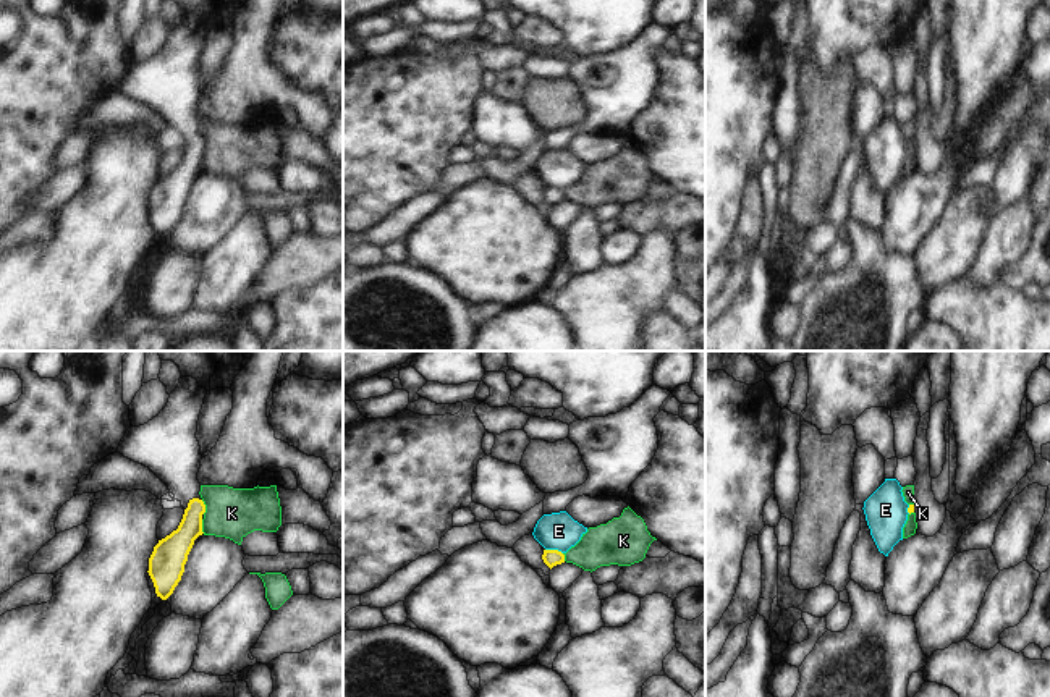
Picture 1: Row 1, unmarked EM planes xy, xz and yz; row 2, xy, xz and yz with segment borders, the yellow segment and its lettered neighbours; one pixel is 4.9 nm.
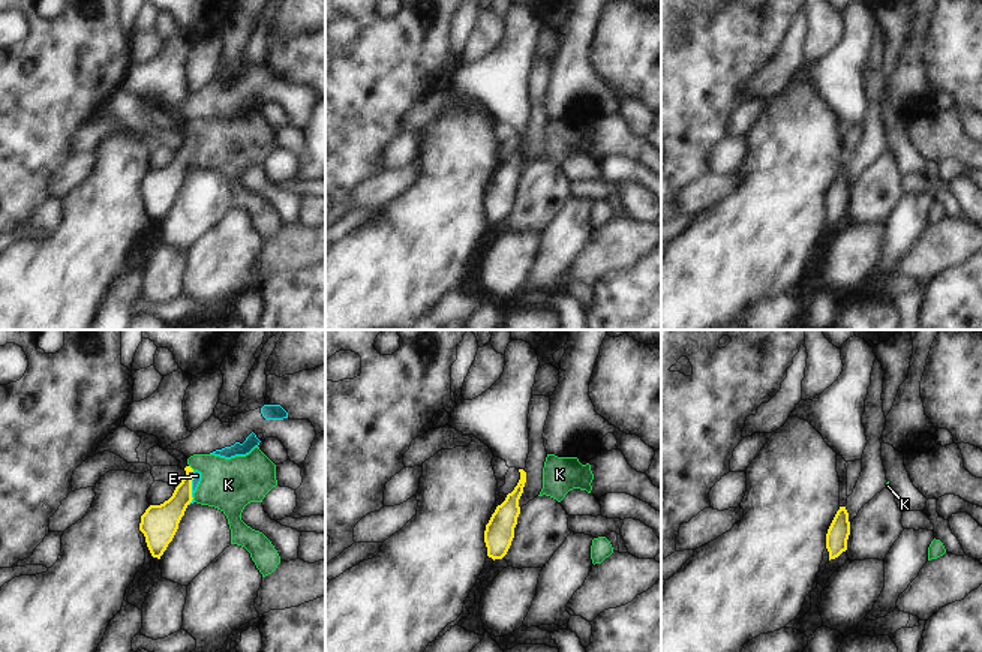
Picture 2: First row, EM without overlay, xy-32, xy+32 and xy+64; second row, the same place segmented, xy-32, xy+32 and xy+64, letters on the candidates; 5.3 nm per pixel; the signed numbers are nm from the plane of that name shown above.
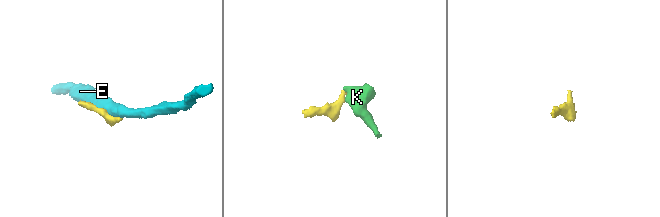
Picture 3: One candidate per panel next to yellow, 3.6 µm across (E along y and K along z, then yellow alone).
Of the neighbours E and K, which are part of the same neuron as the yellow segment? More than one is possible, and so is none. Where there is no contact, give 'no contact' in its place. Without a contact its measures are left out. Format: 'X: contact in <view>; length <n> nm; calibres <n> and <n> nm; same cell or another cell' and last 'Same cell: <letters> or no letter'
E: contact in xz; length 90 nm; calibres 80 and 190 nm; another cell
K: contact in xy; length 70 nm; calibres 140 and 260 nm; another cell
Same cell: no letter

